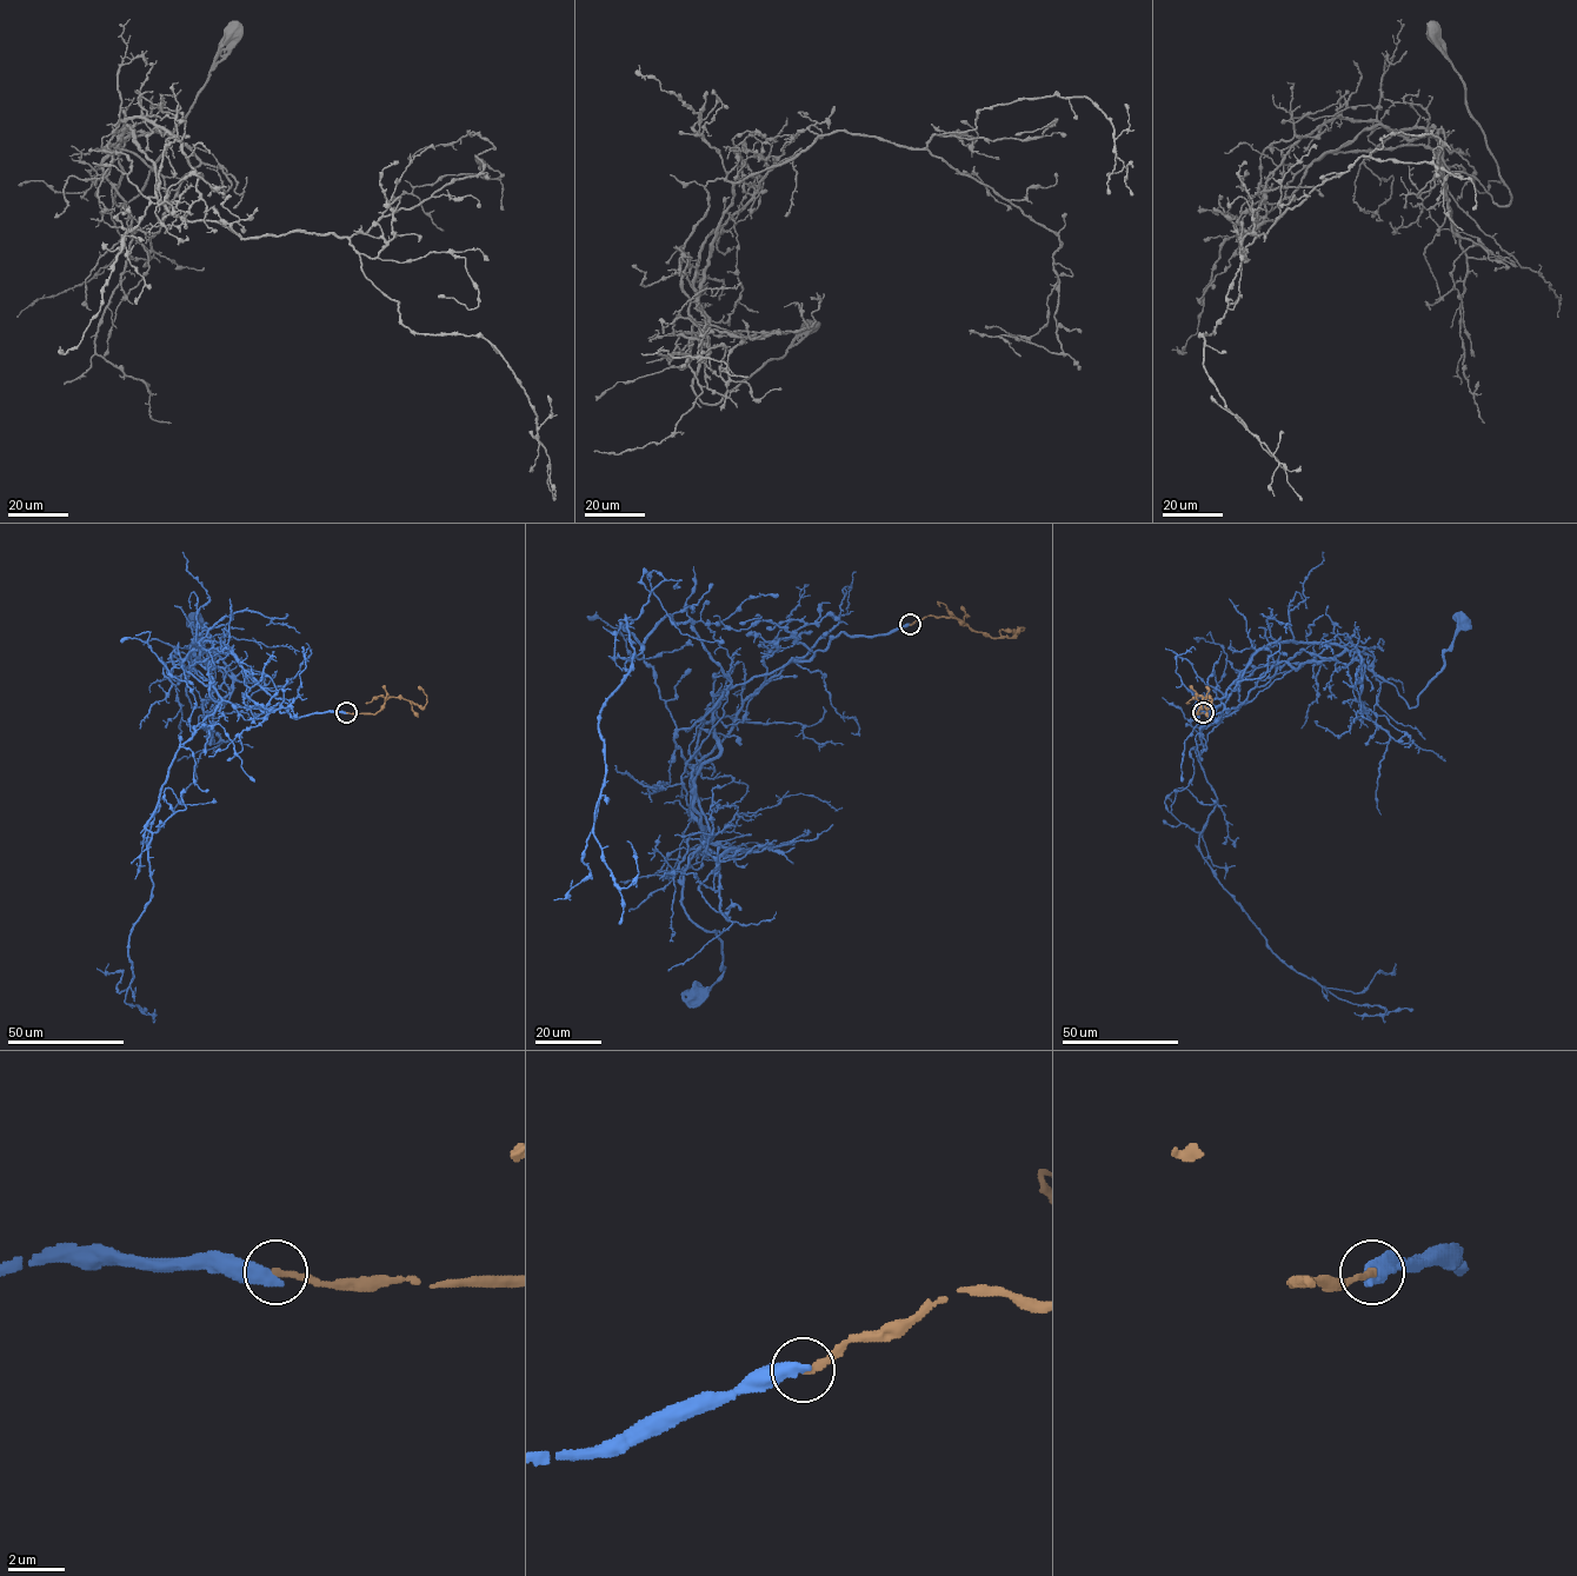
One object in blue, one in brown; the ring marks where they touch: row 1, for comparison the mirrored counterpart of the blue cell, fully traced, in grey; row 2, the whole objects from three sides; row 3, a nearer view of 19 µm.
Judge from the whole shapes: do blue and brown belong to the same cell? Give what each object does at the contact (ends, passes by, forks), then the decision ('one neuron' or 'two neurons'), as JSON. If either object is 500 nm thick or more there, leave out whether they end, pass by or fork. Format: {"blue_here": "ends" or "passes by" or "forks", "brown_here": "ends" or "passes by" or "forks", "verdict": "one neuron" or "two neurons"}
{"blue_here": "ends", "brown_here": "ends", "verdict": "two neurons"}

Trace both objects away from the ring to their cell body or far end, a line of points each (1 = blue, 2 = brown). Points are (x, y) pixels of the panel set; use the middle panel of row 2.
1: (910, 625), (842, 632), (703, 717), (681, 783), (705, 844), (681, 906), (724, 972), (692, 997)
2: (910, 625), (927, 616), (951, 617), (993, 638), (1012, 637), (1019, 627), (1024, 630), (1017, 633), (1011, 631)

